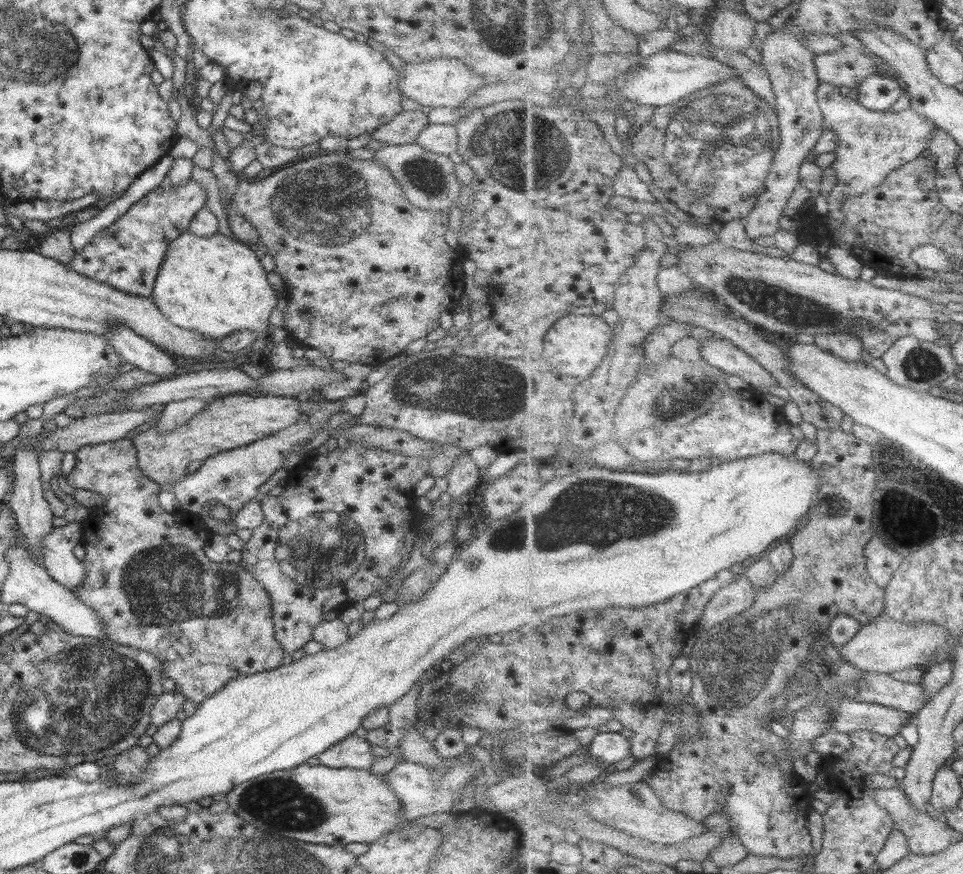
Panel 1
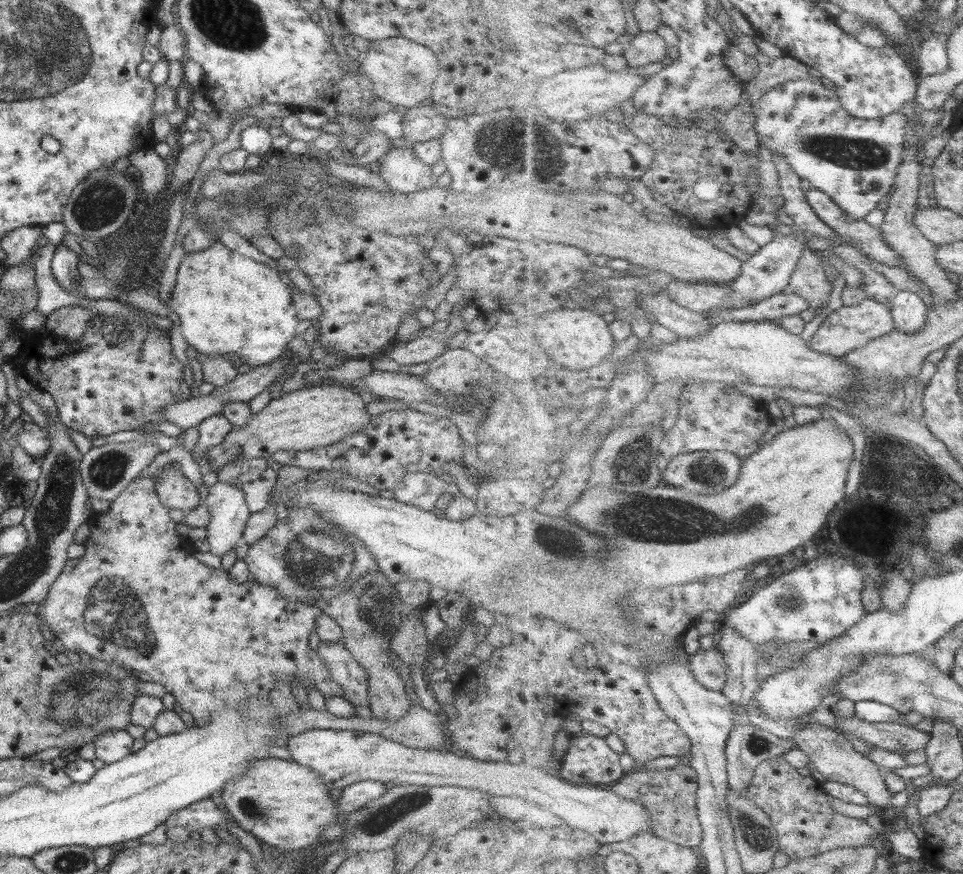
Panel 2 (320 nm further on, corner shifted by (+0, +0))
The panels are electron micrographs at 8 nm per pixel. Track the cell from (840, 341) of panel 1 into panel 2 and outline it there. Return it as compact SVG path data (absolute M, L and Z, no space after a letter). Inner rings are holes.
M809 247L805 248L804 255L796 266L789 290L804 298L814 313L829 302L833 286L825 276L823 264Z

